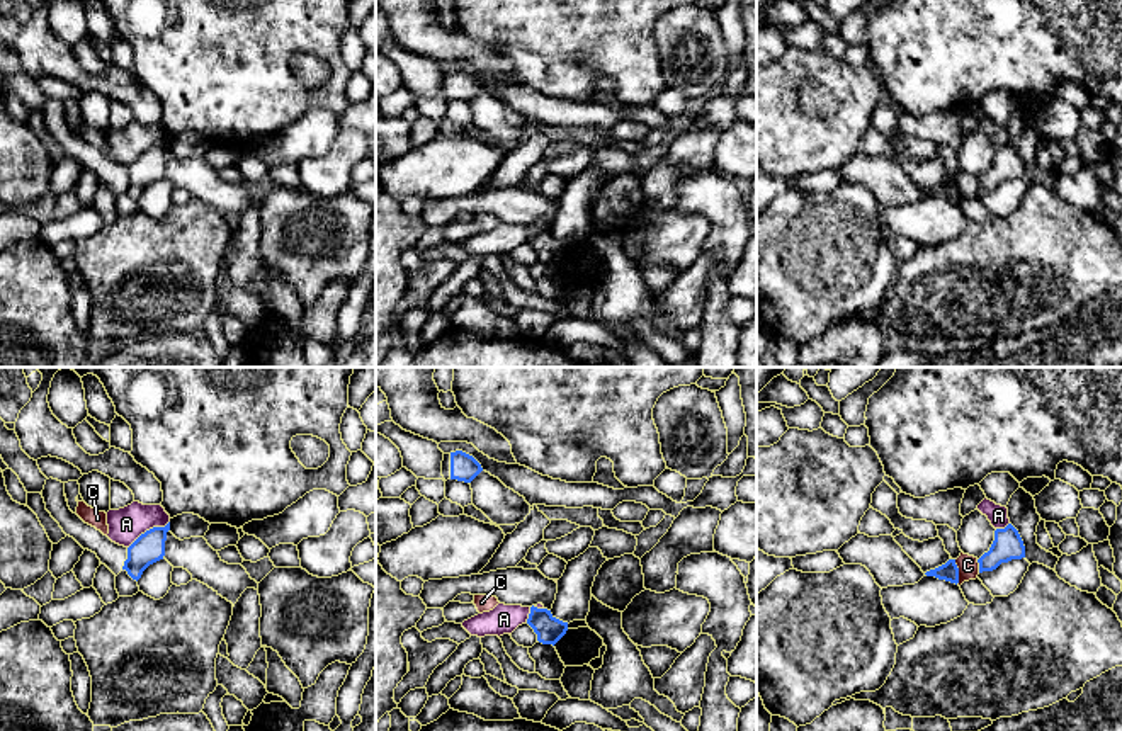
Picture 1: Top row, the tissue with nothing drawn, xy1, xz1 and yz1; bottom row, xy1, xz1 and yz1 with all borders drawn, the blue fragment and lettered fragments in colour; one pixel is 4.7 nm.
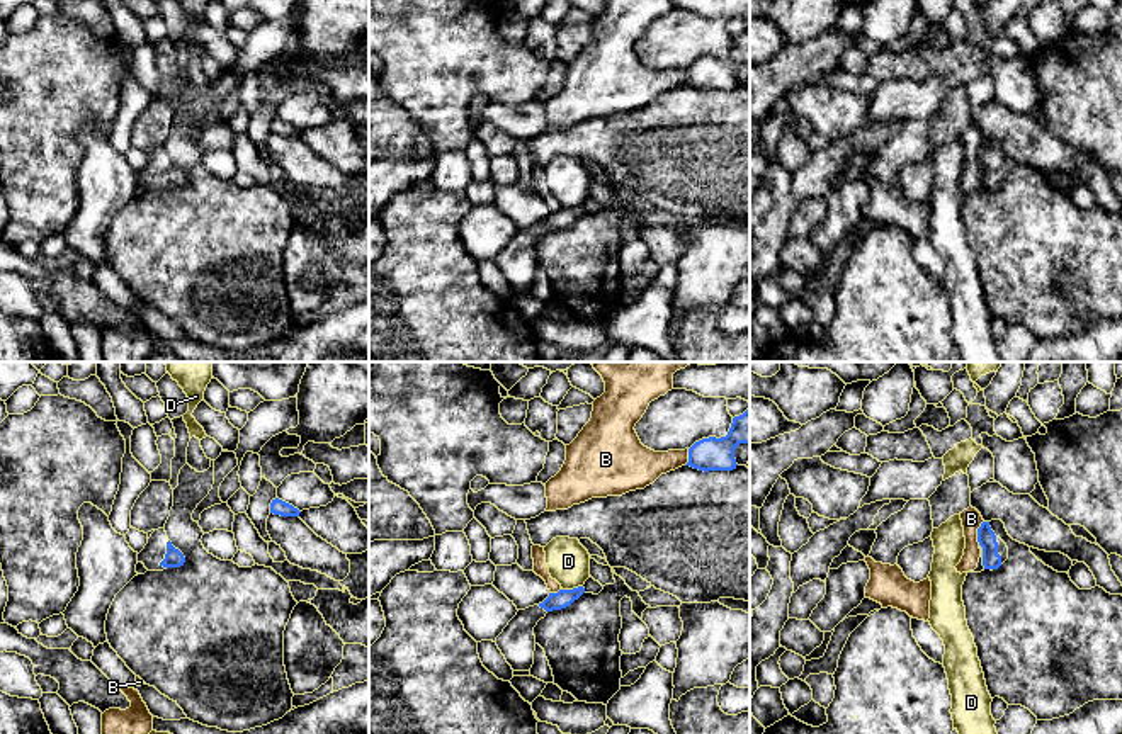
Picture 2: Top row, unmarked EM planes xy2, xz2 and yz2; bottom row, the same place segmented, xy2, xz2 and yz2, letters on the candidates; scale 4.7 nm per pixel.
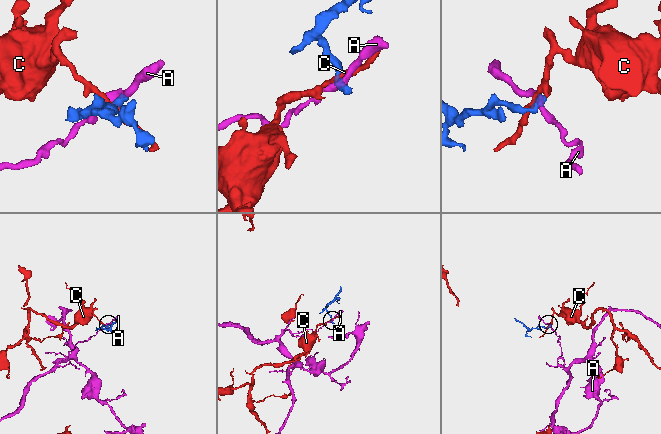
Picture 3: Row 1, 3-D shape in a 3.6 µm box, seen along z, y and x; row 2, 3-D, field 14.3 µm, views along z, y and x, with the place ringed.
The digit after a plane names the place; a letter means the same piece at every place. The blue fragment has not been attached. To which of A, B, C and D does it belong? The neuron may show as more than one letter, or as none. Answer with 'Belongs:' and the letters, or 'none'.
Belongs: none

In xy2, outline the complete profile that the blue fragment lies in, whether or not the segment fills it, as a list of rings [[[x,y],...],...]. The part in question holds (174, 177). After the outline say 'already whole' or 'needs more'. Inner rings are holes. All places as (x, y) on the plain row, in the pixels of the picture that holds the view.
[[[158,148],[151,153],[148,163],[138,173],[138,182],[143,182],[148,190],[163,190],[184,185],[185,177],[172,165],[165,148]]]; needs more

